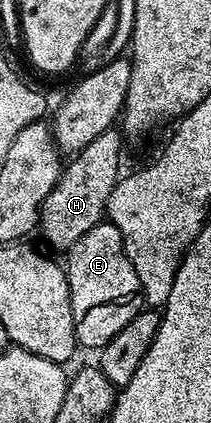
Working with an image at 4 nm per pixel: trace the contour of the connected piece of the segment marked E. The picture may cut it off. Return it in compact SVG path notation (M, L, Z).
M107 219L99 225L90 227L90 231L86 231L86 235L82 235L82 239L78 239L78 243L74 243L71 249L67 250L66 257L77 346L84 348L85 345L88 349L99 351L106 343L110 343L110 339L114 339L114 335L118 335L118 331L122 331L122 327L126 327L126 323L130 323L130 319L134 319L136 313L145 308L146 302L140 291L138 275L134 275L134 267L124 250L122 231L118 231L118 227L114 227Z

